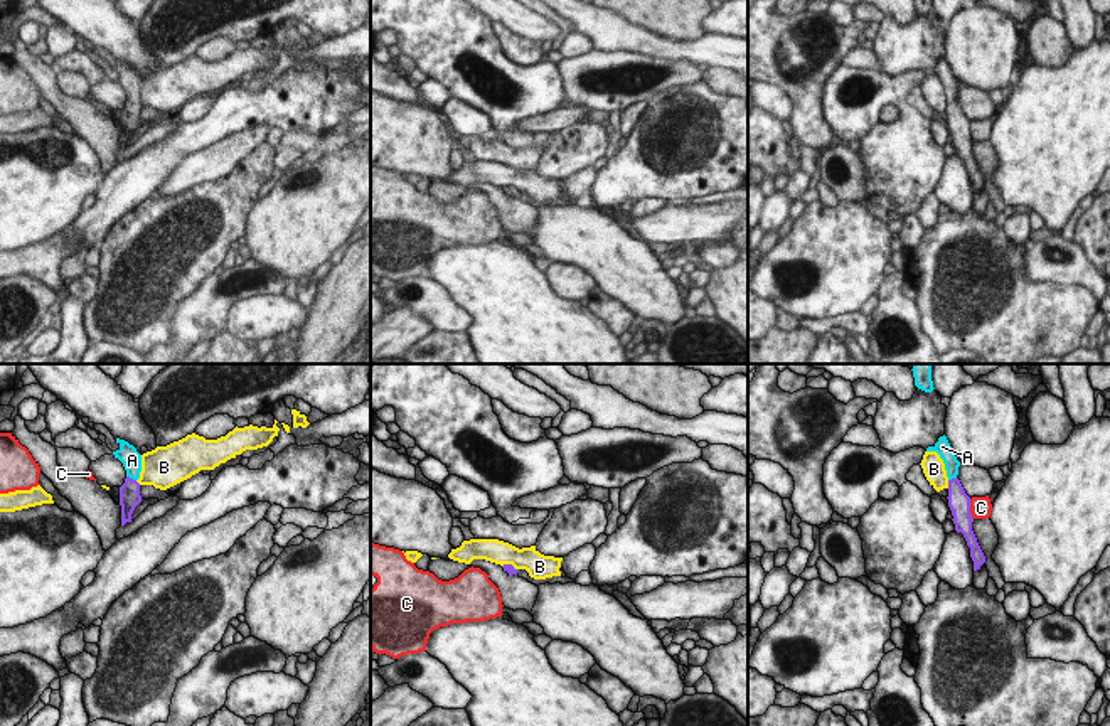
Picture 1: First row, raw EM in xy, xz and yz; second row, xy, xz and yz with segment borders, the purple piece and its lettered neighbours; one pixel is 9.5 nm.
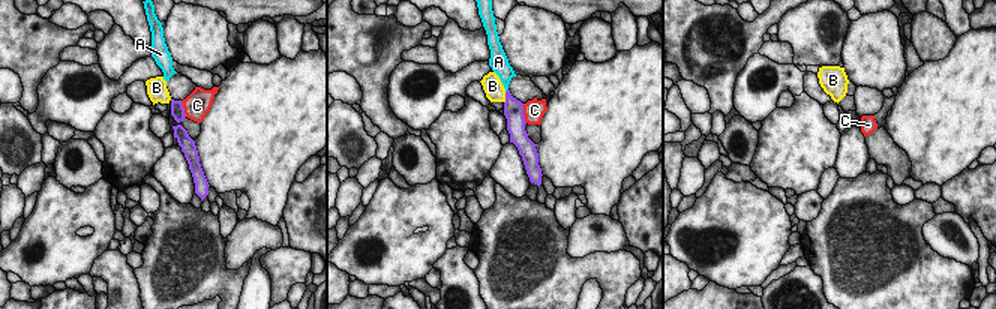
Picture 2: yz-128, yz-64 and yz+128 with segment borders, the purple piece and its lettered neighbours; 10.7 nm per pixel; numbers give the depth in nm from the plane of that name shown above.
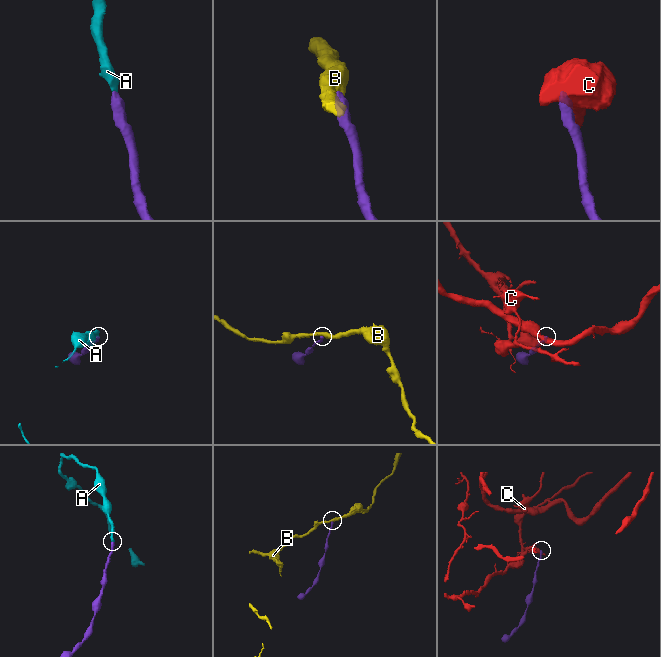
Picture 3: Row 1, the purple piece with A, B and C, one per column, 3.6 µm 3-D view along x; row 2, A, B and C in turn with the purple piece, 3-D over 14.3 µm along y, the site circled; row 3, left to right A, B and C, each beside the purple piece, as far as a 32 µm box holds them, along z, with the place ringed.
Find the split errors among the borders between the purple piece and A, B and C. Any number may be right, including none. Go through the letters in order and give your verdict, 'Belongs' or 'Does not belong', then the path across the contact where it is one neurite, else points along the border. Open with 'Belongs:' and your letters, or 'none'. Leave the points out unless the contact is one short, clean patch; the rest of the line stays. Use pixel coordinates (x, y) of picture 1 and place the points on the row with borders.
Belongs: A
A: Belongs. Path across: xy (130, 497), (132, 479), (132, 460)
B: Does not belong. Boundary: yz (947, 480), (949, 487)
C: Does not belong. Boundary: yz (969, 499), (972, 519)

